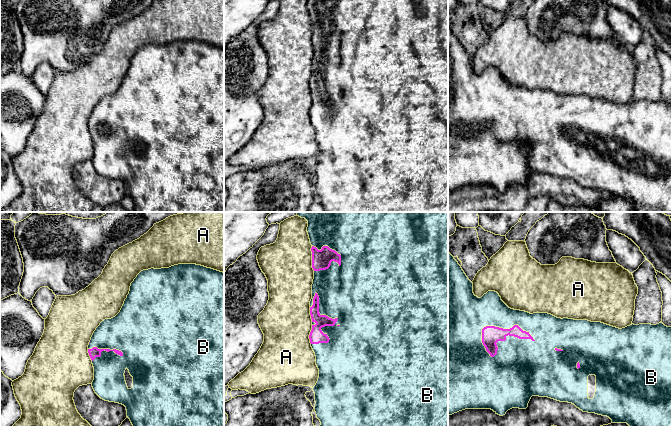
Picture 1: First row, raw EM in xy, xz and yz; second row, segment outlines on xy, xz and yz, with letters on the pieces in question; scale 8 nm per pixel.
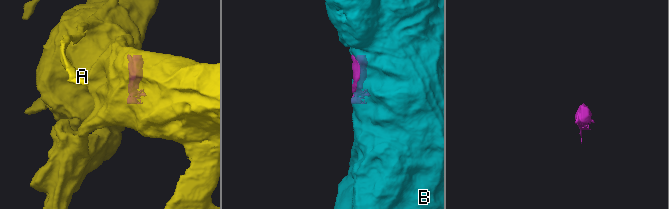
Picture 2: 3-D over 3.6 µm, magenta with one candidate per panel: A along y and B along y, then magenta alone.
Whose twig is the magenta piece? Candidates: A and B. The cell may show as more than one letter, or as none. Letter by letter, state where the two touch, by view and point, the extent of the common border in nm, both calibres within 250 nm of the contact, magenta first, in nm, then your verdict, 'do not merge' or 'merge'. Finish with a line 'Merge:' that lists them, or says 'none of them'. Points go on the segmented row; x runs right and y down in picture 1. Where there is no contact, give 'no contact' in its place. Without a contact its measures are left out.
A: meets magenta in xz at (312, 258); contact 200 nm long; 160 nm thick on the magenta side, 400 nm on the other; do not merge
B: meets magenta in yz at (508, 329); contact 440 nm long; 150 nm thick on the magenta side, 340 nm on the other; merge
Merge: B

